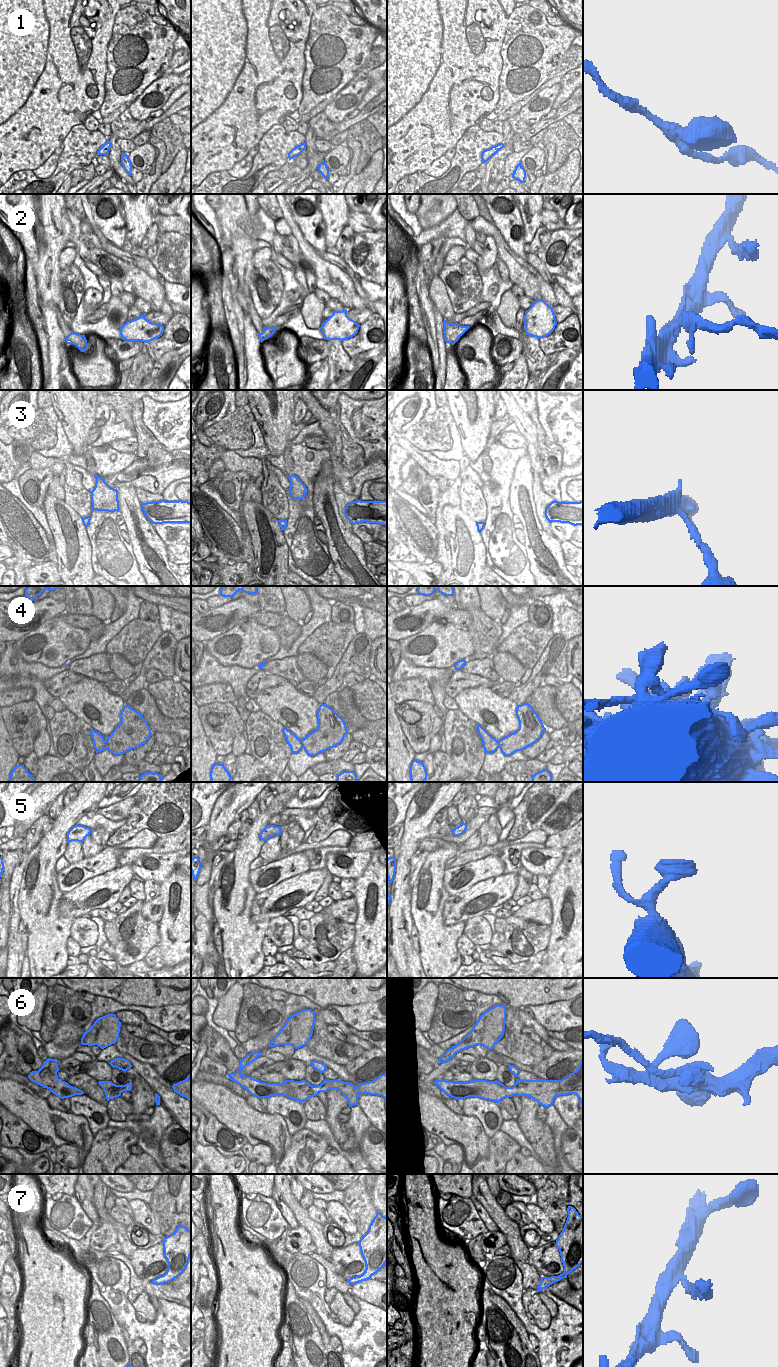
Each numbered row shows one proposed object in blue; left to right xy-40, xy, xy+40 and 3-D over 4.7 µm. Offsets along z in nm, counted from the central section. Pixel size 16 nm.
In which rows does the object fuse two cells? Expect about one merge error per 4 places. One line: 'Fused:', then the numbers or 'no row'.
Fused: 2, 6

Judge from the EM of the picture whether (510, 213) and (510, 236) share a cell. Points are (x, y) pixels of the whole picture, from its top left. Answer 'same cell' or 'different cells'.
same cell

